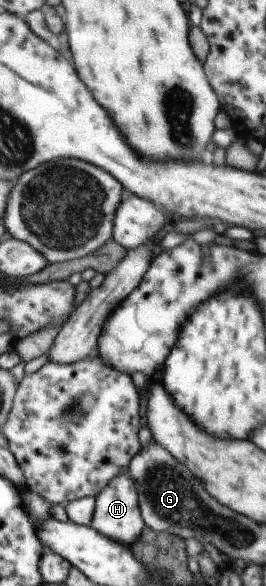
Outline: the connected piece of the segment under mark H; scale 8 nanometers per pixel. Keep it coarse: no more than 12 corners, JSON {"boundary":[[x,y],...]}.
{"boundary":[[129,468],[96,496],[90,526],[131,547],[147,528]]}

